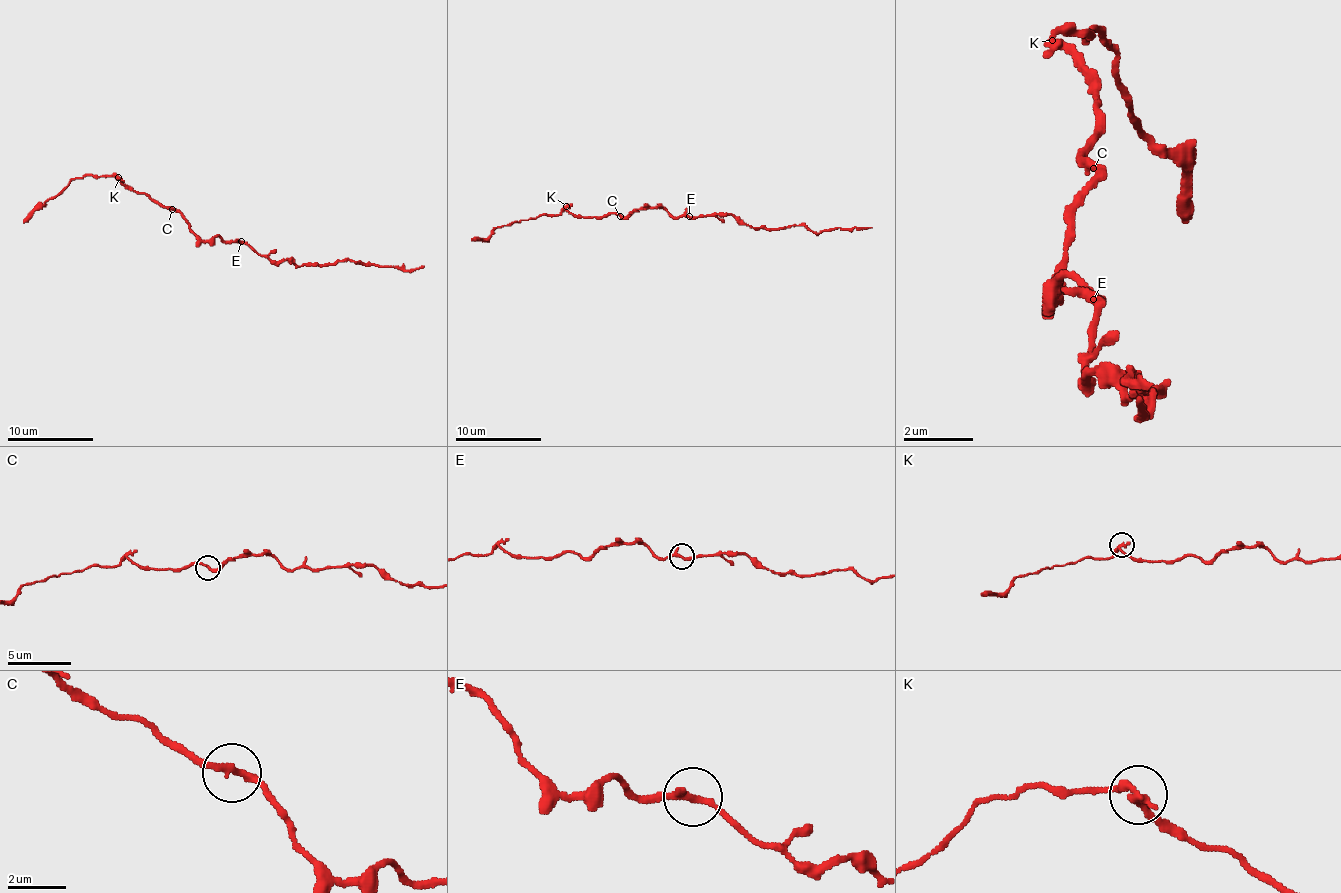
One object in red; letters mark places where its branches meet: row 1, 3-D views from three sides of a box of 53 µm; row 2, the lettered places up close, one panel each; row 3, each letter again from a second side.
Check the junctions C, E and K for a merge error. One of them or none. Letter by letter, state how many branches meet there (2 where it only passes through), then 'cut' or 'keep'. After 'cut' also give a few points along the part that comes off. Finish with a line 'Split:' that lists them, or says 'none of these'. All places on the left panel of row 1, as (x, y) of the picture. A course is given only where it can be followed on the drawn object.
C: 2 | keep
E: 2 | keep
K: 2 | cut | (118, 177), (88, 175), (73, 179), (23, 222)
Split: K

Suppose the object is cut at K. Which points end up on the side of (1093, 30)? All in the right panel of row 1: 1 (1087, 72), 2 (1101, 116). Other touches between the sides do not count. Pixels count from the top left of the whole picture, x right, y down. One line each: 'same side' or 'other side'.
1: other side
2: other side

